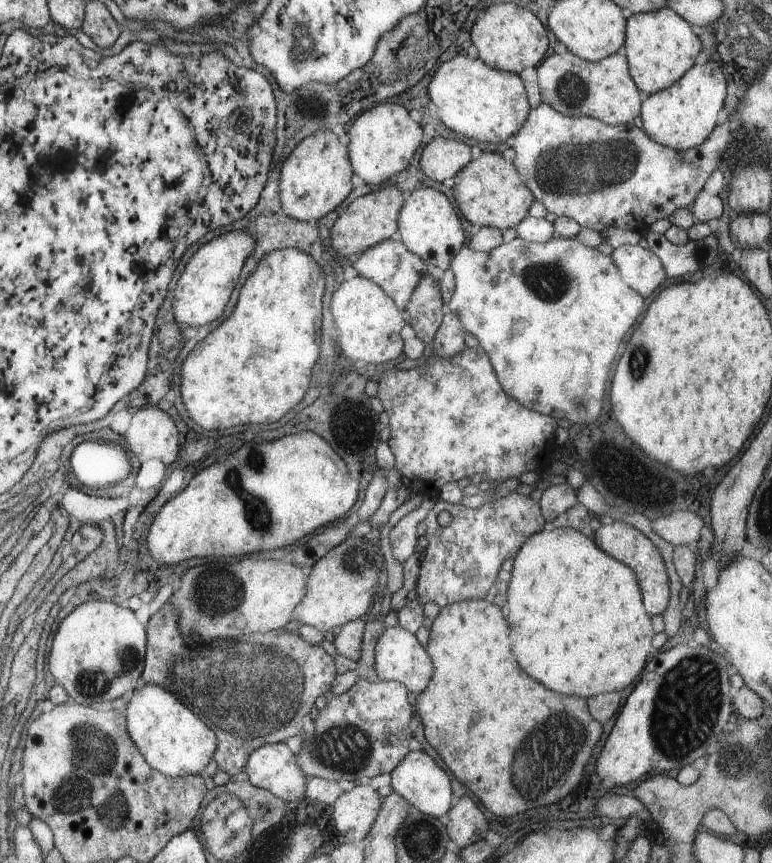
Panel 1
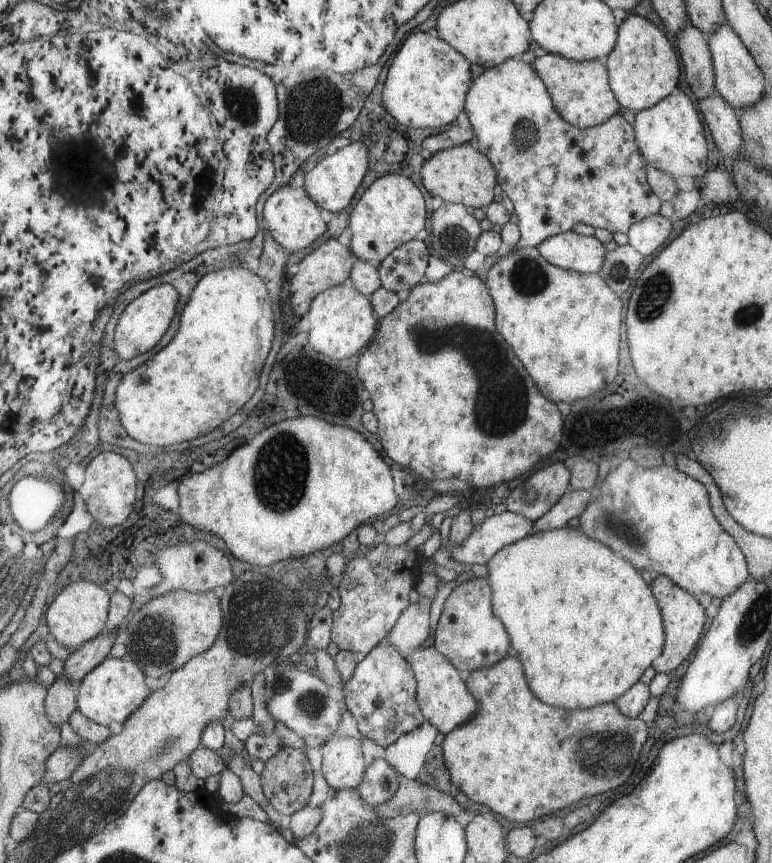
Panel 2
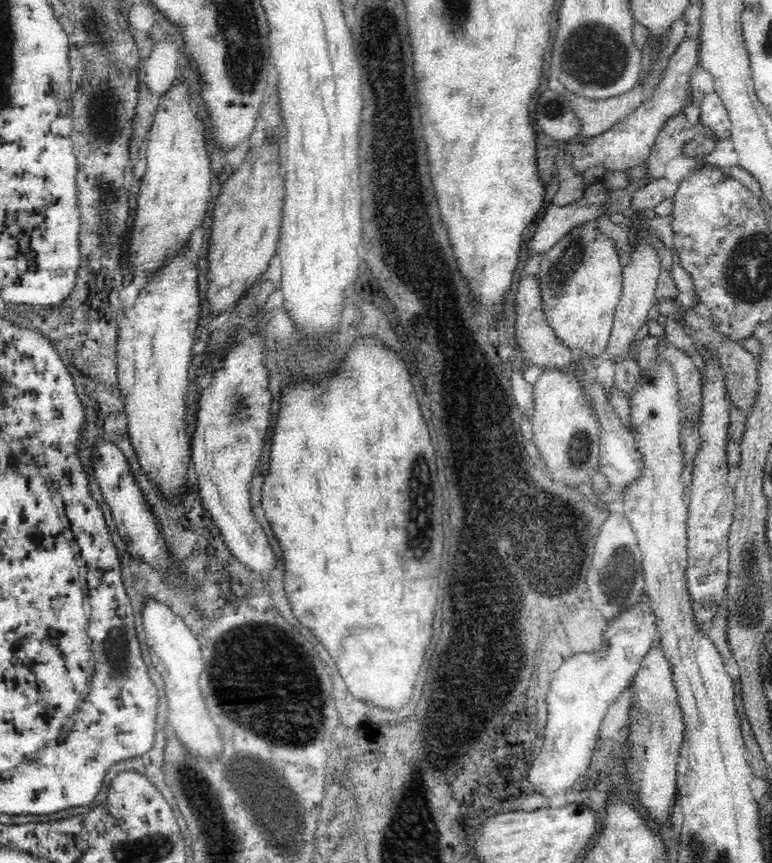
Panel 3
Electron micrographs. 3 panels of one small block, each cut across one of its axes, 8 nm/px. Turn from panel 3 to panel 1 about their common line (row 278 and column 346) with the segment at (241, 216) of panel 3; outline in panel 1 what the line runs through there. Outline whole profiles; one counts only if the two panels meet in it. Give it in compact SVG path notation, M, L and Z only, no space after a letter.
M397 185L384 186L356 198L346 208L346 213L335 221L331 230L332 244L336 252L342 254L342 263L354 253L360 254L379 242L392 239L392 234L397 234L399 230L400 212L404 206L402 189Z

